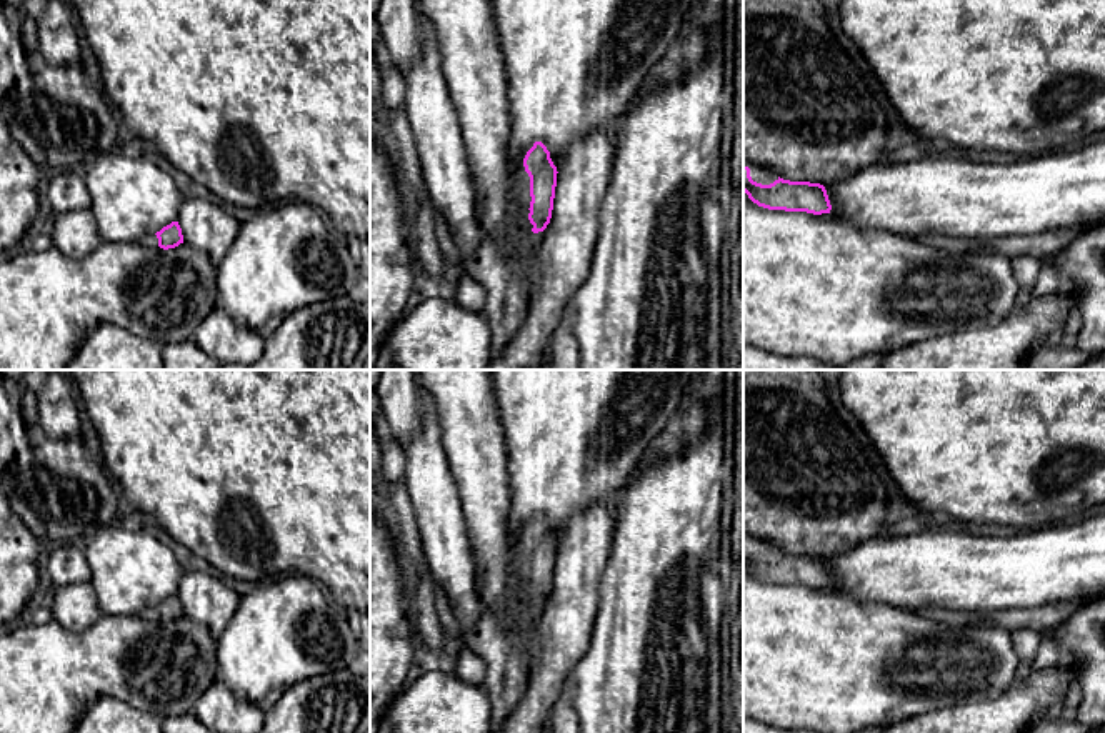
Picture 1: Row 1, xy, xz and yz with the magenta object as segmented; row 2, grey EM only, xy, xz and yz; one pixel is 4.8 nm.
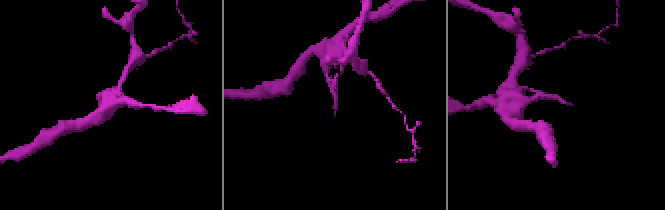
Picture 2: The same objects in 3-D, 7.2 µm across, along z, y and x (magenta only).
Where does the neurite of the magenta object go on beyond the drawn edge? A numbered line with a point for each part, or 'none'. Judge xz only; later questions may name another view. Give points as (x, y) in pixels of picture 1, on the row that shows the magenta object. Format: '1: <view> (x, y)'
1: xz (522, 199)

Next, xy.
1: xy (150, 240)

